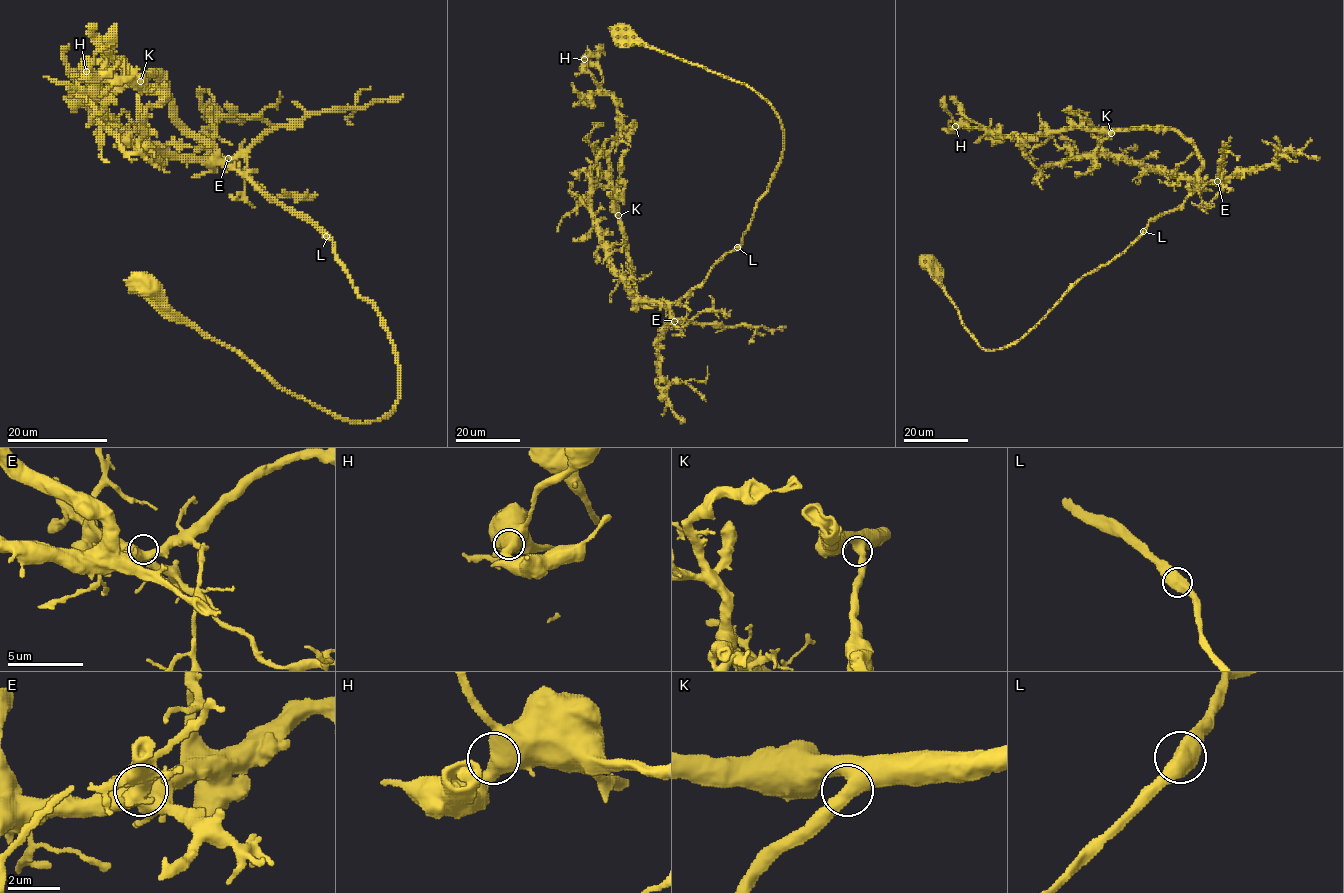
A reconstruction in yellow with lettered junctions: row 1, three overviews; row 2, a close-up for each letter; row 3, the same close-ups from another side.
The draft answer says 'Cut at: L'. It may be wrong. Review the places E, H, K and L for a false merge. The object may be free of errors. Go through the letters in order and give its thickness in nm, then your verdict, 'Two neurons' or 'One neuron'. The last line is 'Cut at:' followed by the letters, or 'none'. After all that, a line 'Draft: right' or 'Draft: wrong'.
E: Thickness 600 nm. One neuron
H: Thickness 600 nm. One neuron
K: Thickness 550 nm. One neuron
L: Thickness 750 nm. One neuron
Cut at: none
Draft: wrong

